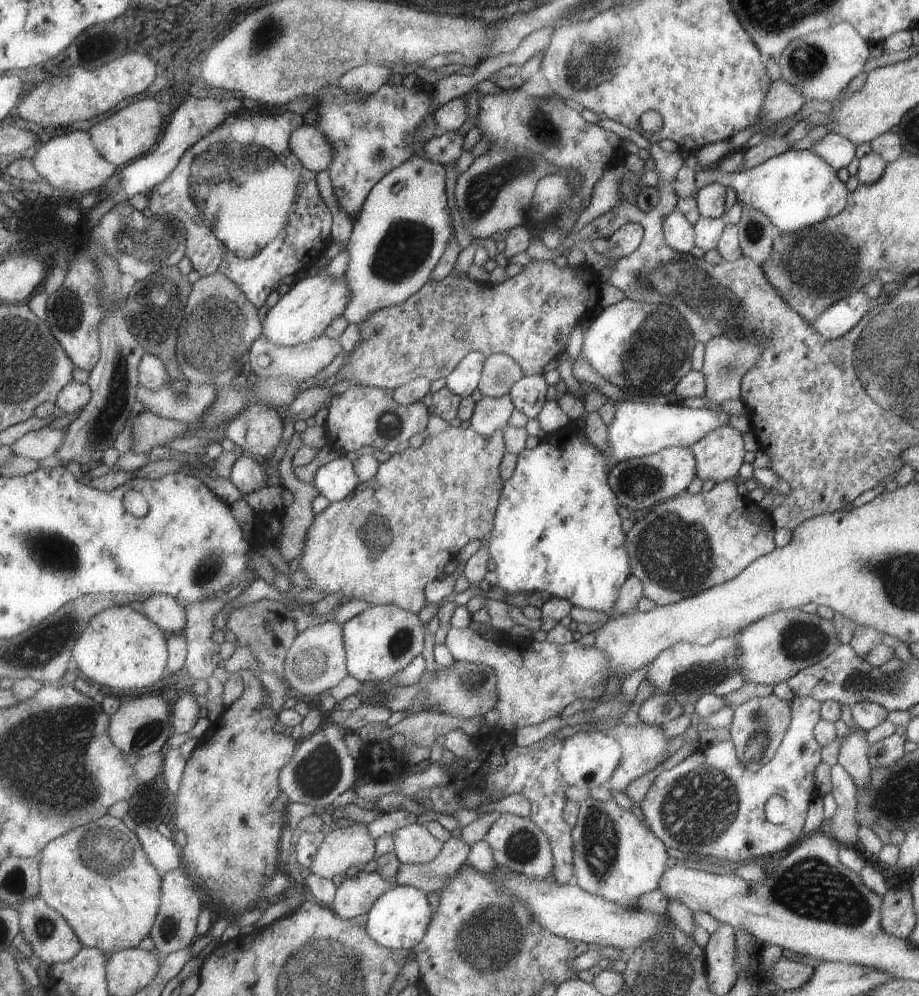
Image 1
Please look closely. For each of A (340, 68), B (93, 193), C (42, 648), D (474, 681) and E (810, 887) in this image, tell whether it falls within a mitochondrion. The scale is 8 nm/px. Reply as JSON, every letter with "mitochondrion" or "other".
{"A":"other","B":"other","C":"mitochondrion","D":"mitochondrion","E":"mitochondrion"}

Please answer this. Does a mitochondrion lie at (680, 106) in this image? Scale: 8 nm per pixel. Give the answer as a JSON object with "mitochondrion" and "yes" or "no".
{"mitochondrion":"no"}

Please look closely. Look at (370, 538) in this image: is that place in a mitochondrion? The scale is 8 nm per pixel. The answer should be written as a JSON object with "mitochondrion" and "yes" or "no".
{"mitochondrion":"yes"}

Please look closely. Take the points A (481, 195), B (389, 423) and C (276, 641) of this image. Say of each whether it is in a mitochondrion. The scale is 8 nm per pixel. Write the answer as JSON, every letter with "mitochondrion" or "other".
{"A":"mitochondrion","B":"mitochondrion","C":"other"}

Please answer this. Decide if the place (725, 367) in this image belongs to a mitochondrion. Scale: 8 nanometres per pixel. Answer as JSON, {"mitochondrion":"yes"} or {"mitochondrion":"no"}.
{"mitochondrion":"yes"}

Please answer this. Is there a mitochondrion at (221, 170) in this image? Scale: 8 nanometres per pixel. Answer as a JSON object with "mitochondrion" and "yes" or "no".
{"mitochondrion":"yes"}

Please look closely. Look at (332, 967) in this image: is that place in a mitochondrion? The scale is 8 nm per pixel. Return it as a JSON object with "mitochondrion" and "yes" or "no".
{"mitochondrion":"yes"}

